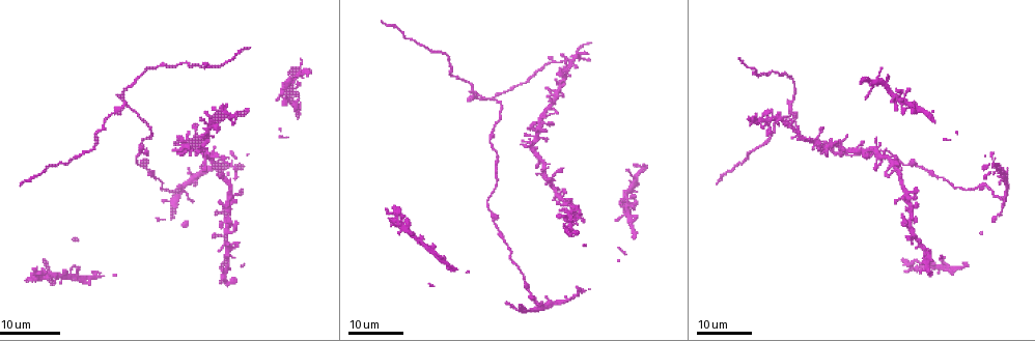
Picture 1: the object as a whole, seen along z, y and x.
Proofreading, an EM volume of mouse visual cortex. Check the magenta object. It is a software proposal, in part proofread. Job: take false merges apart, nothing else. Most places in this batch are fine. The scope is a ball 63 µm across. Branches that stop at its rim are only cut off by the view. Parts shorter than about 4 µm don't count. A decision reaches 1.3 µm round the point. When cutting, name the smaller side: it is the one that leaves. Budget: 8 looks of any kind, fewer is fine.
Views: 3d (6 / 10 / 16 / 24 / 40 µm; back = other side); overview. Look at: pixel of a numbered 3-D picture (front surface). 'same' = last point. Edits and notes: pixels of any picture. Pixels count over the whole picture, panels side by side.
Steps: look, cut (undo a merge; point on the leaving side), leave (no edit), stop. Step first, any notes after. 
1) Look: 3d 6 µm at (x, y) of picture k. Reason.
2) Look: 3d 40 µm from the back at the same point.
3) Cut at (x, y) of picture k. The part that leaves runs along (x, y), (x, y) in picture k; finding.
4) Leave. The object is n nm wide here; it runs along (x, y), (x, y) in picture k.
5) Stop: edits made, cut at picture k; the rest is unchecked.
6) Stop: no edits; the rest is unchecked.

Look: 3d 16 µm at (233, 116) of picture 1. Sudden change in width.

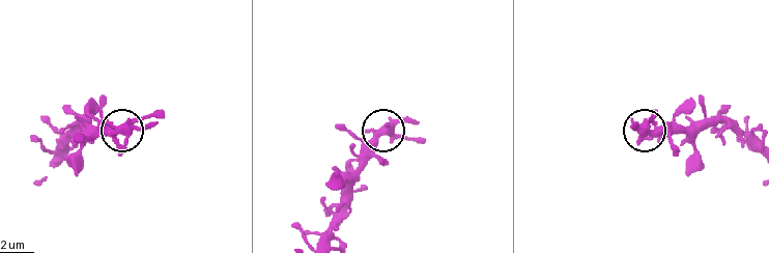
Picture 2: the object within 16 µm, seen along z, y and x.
Look: 3d 6 µm at (646, 130) of picture 2.

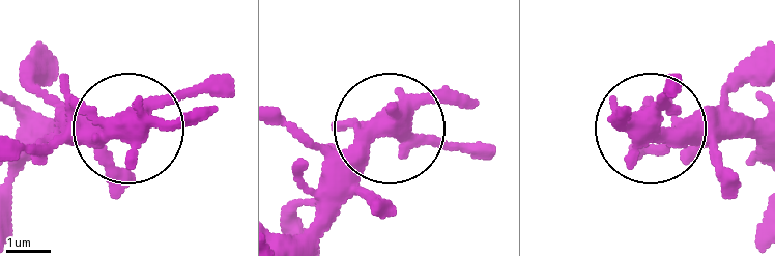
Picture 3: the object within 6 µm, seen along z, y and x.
Leave. It runs along (761, 116), (653, 126), (671, 75) in picture 3; continuous, no second neuron.

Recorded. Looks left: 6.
Look: 3d 16 µm at (491, 144) of picture 1. Calibre changes.

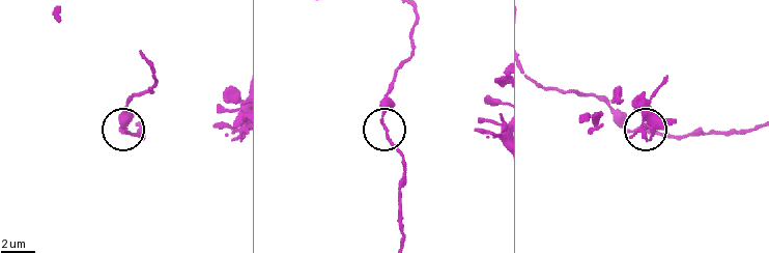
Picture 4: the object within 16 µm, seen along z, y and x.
Look: 3d 6 µm at (120, 130) of picture 4.

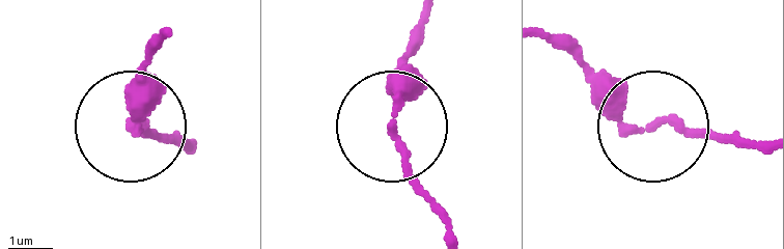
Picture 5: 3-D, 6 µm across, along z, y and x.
Leave. The object is 180 nm wide here; it runs along (446, 229), (394, 129), (420, 21) in picture 5; one neuron here.

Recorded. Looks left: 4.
Look: 3d 24 µm at (454, 77) of picture 1. Calibre changes.

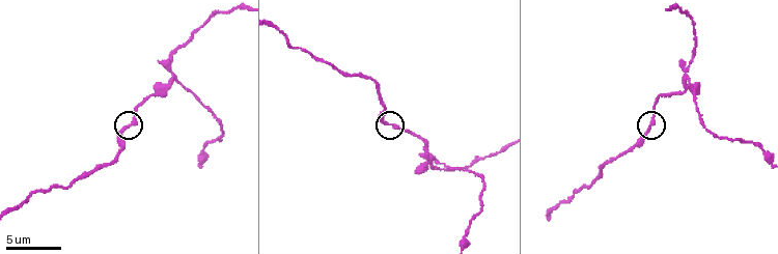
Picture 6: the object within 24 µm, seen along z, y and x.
Look: 3d 10 µm at (126, 128) of picture 6.

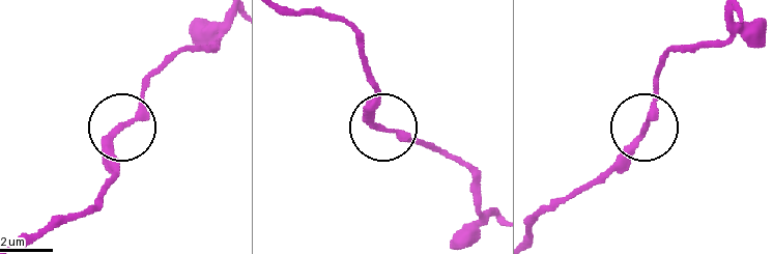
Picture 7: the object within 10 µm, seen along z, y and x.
Leave. 3 arms meet here; one neuron here.

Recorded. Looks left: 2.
Look: 3d 16 µm at (170, 79) of picture 6. Three-way junction.

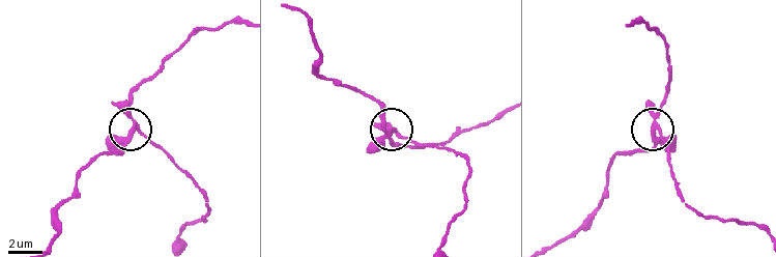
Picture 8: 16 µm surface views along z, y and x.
Look: 3d 16 µm from the back at (652, 129) of picture 8.

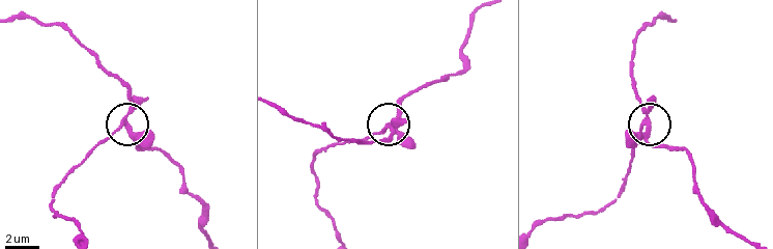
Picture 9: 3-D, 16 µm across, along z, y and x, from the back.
Cut at (134, 136) of picture 9. 3 arms meet here; the part that leaves runs along (131, 113), (130, 135), (178, 169), (202, 206), (207, 237) in picture 9; a second neuron is stuck on.

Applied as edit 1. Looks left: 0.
Stop: edits made, cut at picture 9; the rest is unchecked.

